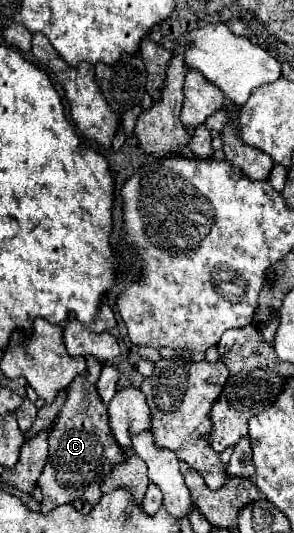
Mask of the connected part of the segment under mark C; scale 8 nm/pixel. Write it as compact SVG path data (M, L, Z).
M88 358L86 362L88 378L76 376L72 380L68 386L68 398L52 426L52 432L48 434L48 460L38 478L38 488L44 496L40 512L44 514L60 504L72 504L74 500L86 500L90 506L96 506L102 496L98 490L102 480L114 470L116 464L128 458L128 454L120 454L120 446L116 446L116 440L112 438L106 404L96 390L102 364L98 364L94 358Z

